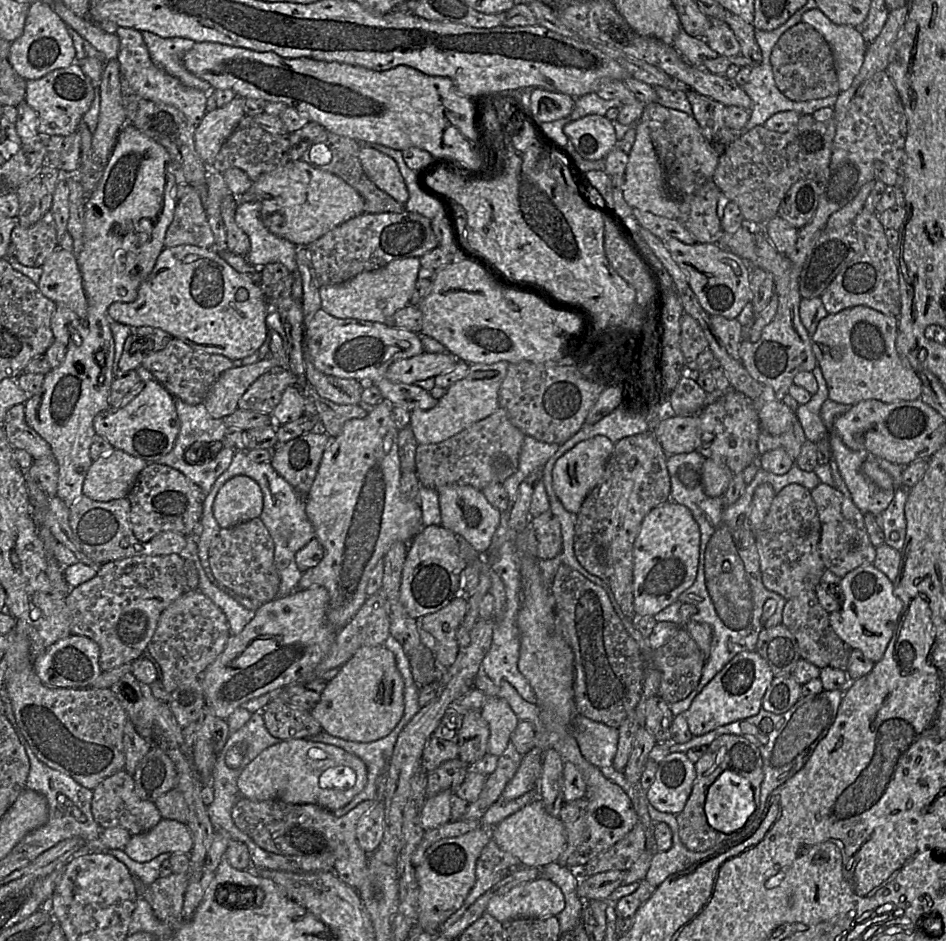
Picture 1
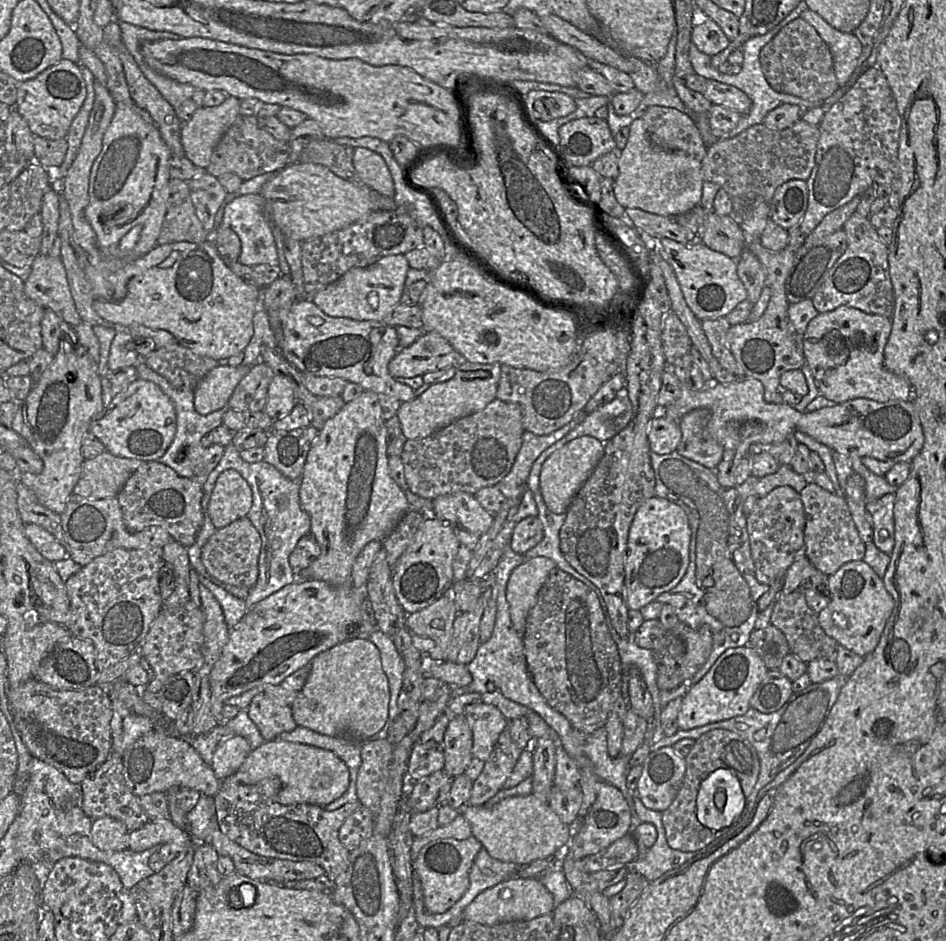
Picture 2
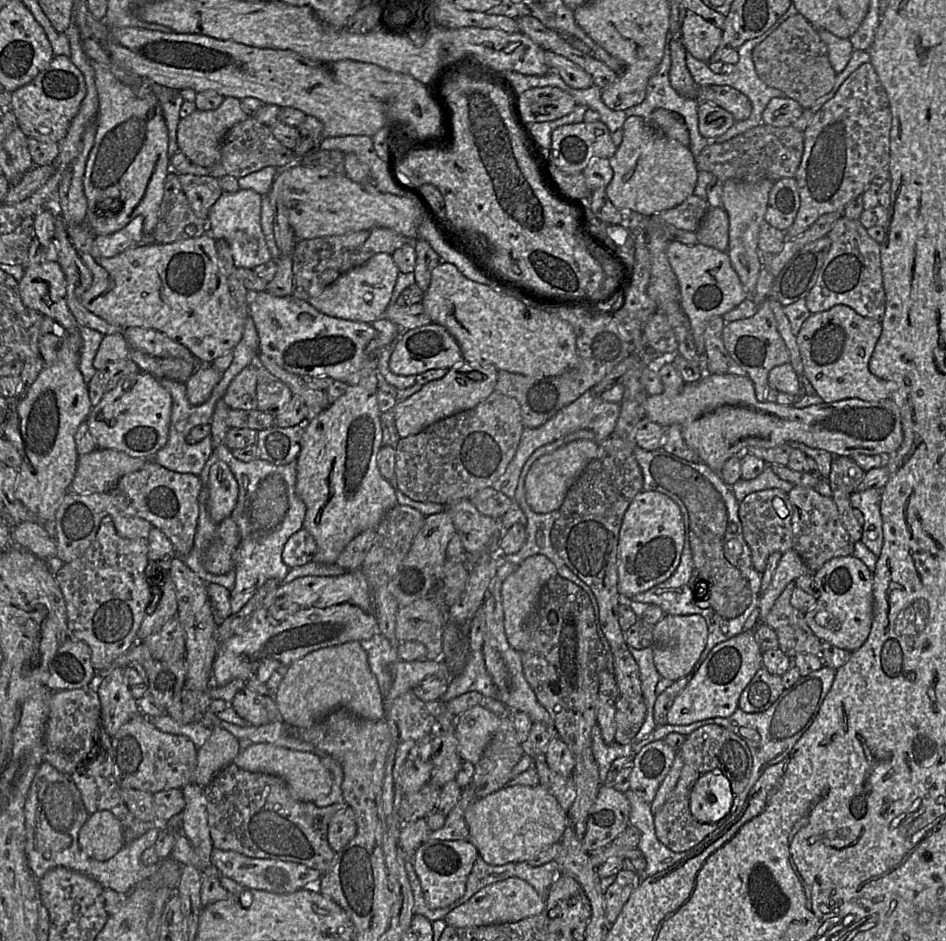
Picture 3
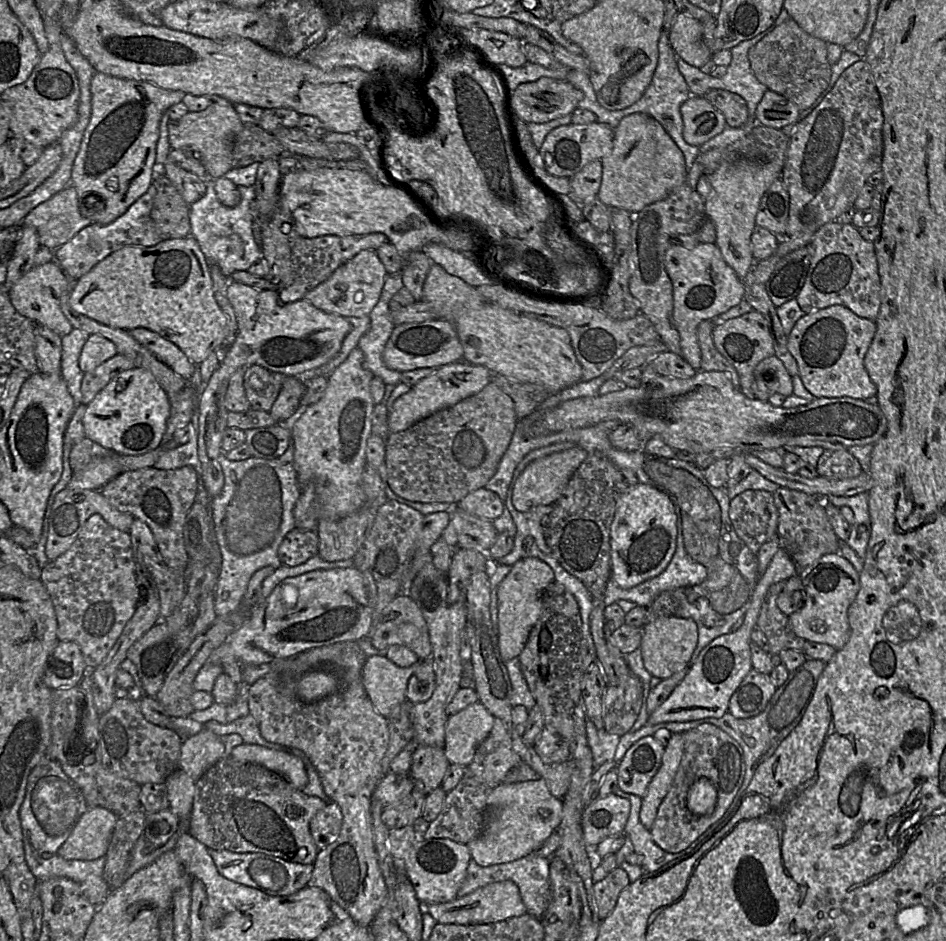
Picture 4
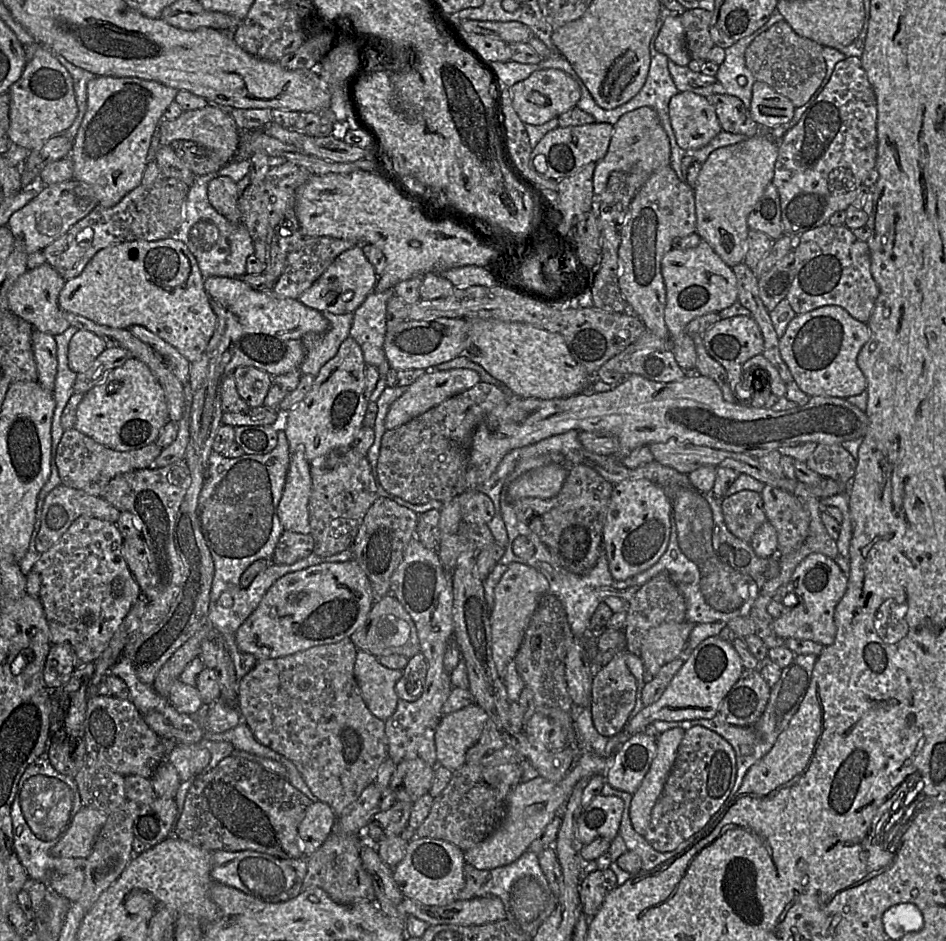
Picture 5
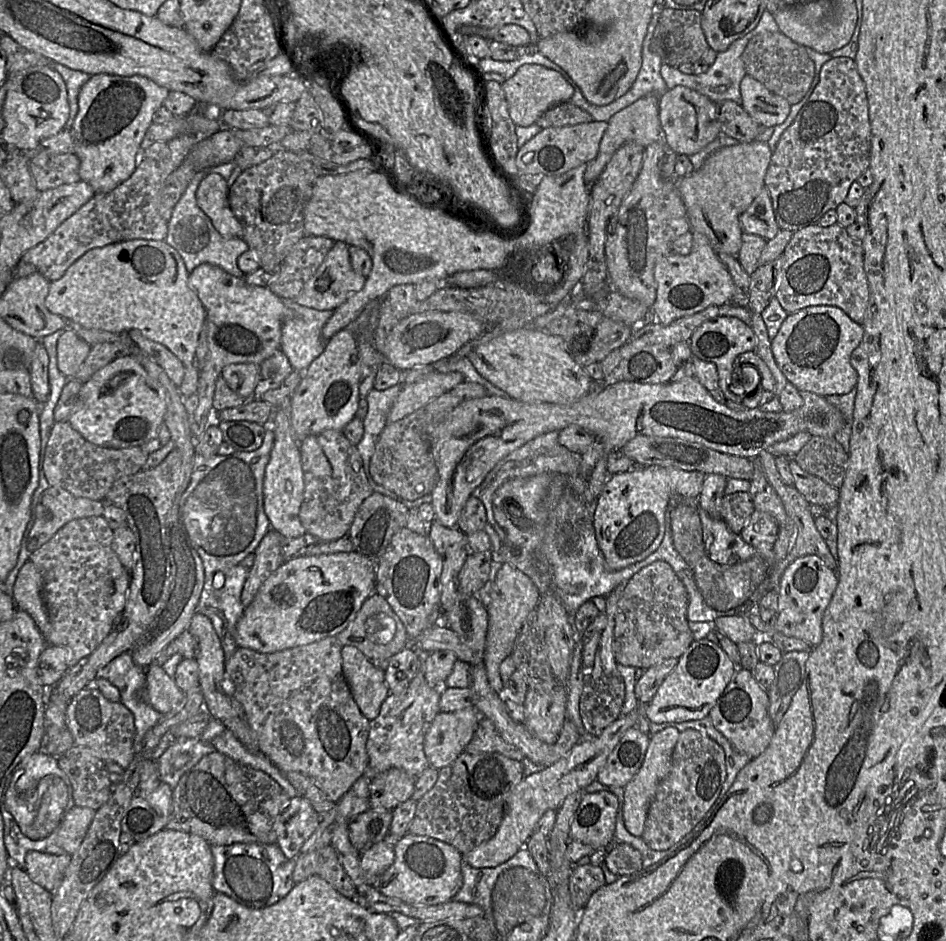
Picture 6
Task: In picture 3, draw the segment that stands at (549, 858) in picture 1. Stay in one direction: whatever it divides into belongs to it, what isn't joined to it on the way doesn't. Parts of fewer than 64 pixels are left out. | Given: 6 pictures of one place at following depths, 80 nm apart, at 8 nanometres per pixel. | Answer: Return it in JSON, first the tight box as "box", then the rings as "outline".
{"box":[465,784,567,865],"outline":[[[541,784],[535,786],[506,785],[498,791],[476,799],[465,811],[469,829],[469,841],[477,848],[479,856],[490,865],[504,865],[511,862],[529,862],[554,843],[560,843],[567,826],[567,816]]]}

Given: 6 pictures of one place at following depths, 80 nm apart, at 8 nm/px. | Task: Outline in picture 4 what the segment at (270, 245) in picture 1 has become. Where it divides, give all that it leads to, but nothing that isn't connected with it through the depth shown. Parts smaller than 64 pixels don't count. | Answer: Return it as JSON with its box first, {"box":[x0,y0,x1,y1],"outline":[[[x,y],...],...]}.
{"box":[189,178,263,277],"outline":[[[205,178],[207,190],[198,201],[189,205],[191,225],[190,237],[194,238],[211,266],[219,268],[221,273],[230,277],[236,271],[247,271],[255,262],[263,258],[261,248],[254,237],[254,212],[252,202],[256,197],[254,187],[237,186],[240,202],[235,207],[224,206],[217,198],[213,181]]]}

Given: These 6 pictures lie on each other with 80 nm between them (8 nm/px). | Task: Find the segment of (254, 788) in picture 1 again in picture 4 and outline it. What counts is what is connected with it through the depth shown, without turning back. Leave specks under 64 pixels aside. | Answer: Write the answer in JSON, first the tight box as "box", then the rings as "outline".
{"box":[231,744,308,791],"outline":[[[242,744],[231,751],[232,758],[260,765],[283,776],[293,787],[302,791],[308,783],[308,762],[291,753],[260,745]]]}

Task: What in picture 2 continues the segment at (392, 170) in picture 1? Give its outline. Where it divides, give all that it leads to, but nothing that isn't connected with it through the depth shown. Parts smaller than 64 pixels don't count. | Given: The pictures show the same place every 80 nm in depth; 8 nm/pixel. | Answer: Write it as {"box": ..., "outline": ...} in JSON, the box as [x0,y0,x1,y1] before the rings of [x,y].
{"box":[352,148,393,198],"outline":[[[356,148],[352,161],[357,175],[365,186],[383,196],[393,198],[393,179],[382,156],[366,148]]]}

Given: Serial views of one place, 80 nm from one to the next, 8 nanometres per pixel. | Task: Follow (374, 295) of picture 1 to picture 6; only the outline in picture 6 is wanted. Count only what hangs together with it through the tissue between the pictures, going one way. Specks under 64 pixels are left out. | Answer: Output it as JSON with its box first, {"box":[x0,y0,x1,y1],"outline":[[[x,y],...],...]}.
{"box":[294,241,366,311],"outline":[[[335,241],[322,264],[307,281],[301,293],[294,299],[297,304],[316,310],[333,311],[363,288],[366,277],[353,270],[349,247],[344,242]]]}

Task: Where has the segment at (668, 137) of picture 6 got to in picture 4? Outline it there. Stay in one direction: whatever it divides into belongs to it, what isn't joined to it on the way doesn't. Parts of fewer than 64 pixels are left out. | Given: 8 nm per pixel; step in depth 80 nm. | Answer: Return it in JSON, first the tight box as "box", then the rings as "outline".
{"box":[680,96,727,146],"outline":[[[691,96],[680,108],[683,138],[693,146],[701,146],[720,134],[727,123],[724,115],[703,96]]]}

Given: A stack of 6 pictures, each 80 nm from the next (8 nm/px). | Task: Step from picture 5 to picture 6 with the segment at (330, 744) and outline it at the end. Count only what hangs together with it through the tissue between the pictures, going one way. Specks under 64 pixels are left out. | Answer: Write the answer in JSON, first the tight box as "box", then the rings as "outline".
{"box":[225,637,370,803],"outline":[[[326,637],[319,641],[302,645],[274,653],[261,653],[249,648],[238,647],[235,653],[225,660],[225,671],[234,684],[235,697],[244,708],[247,721],[255,732],[259,751],[269,758],[275,765],[283,770],[297,771],[311,778],[324,795],[333,803],[337,803],[352,785],[361,777],[367,774],[368,754],[366,743],[369,735],[370,721],[360,711],[351,693],[350,687],[343,675],[342,670],[342,645],[339,640],[333,637]]]}

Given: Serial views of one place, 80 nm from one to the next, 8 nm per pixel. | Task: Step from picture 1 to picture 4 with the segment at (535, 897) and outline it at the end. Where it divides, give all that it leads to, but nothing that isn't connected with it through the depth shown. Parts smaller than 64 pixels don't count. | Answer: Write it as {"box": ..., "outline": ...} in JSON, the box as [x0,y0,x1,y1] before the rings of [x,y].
{"box":[421,880,528,925],"outline":[[[511,880],[489,884],[451,902],[421,904],[421,912],[430,914],[438,924],[461,925],[489,924],[528,914],[519,887]]]}

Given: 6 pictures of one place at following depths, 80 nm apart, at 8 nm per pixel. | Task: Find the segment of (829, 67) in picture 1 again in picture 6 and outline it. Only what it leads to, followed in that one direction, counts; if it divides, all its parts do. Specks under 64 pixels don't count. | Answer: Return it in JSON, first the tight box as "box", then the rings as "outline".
{"box":[742,31,815,105],"outline":[[[766,31],[755,35],[747,43],[742,59],[748,75],[771,92],[785,98],[791,105],[805,97],[815,76],[815,63],[809,57],[806,47],[794,42],[781,31]]]}

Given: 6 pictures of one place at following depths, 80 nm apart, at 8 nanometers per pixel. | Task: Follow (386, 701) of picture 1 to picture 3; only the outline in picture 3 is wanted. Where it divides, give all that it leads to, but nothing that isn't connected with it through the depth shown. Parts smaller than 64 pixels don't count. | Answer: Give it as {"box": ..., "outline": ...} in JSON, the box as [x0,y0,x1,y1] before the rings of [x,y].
{"box":[273,641,386,727],"outline":[[[359,641],[321,648],[293,662],[284,669],[273,698],[281,720],[296,727],[311,727],[338,708],[347,709],[367,720],[376,721],[386,717],[385,696]]]}

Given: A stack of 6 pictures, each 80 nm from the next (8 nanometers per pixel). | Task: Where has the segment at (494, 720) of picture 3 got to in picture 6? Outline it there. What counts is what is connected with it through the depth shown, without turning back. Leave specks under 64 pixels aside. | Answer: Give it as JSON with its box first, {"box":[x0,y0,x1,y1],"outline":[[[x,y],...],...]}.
{"box":[424,706,481,767],"outline":[[[474,706],[455,712],[439,712],[428,730],[424,751],[430,767],[451,765],[470,743],[481,714]]]}

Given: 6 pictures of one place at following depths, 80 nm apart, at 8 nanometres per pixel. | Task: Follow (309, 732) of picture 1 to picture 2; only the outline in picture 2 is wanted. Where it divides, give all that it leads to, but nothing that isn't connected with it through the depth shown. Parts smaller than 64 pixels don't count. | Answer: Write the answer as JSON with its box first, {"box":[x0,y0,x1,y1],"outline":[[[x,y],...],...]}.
{"box":[246,694,298,741],"outline":[[[265,694],[256,695],[246,711],[266,741],[274,740],[281,733],[298,726],[289,705],[281,706]]]}

